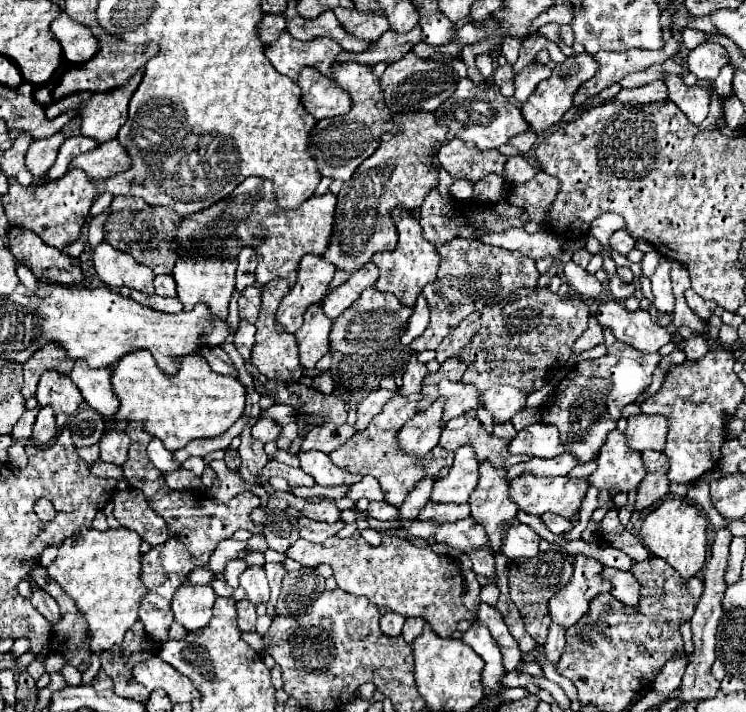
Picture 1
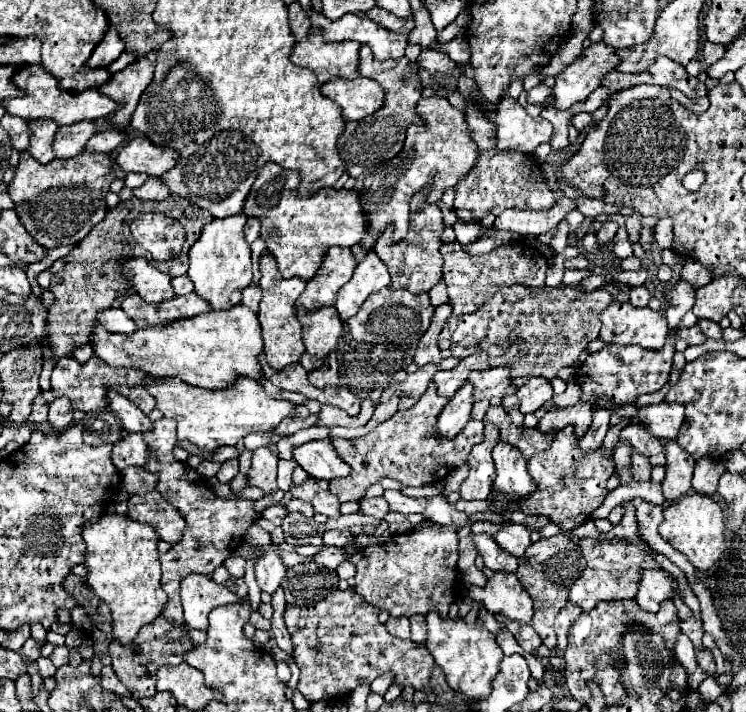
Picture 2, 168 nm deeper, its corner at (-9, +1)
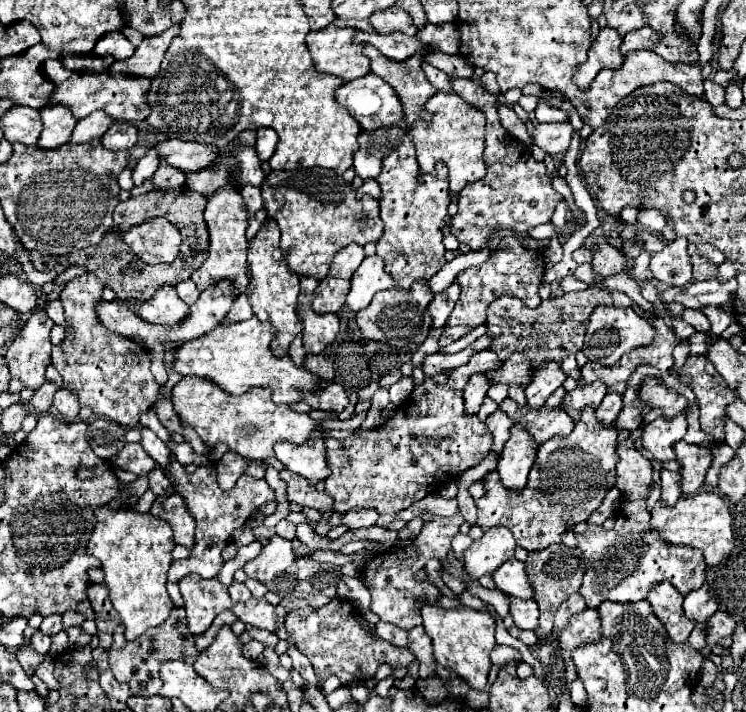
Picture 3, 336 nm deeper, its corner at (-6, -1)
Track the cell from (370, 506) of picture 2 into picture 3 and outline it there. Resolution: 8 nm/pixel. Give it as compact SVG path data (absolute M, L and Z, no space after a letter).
M357 508L357 510L351 510L351 512L343 514L341 524L347 526L349 530L357 530L357 528L373 526L377 522L377 518L379 518L379 514L371 508Z

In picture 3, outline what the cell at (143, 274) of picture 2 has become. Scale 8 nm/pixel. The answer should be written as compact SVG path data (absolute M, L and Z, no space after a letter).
M163 286L151 300L143 302L139 316L161 326L177 326L179 322L183 322L183 318L187 318L187 310L189 306L177 296L175 288Z

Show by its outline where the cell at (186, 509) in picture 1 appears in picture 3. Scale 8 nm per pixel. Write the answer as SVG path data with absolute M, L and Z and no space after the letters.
M173 460L169 464L169 468L167 468L165 474L171 480L171 484L175 486L175 492L185 498L185 504L187 504L189 512L199 522L199 542L191 548L191 558L187 558L187 560L175 560L171 564L169 580L167 580L167 590L169 590L169 596L171 596L173 604L175 606L183 606L183 598L179 596L177 582L183 576L191 574L191 572L197 572L203 578L217 576L219 570L221 570L221 566L223 566L221 552L229 544L227 540L229 540L231 532L235 528L241 528L257 512L257 508L261 504L274 501L275 496L273 496L273 490L267 486L265 480L257 480L257 478L251 478L247 474L235 484L235 488L221 490L219 484L217 484L217 470L209 468L209 466L199 466L193 474L189 474L179 462Z

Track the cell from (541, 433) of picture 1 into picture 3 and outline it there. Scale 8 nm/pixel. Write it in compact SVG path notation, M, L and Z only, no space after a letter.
M591 382L591 384L579 386L571 392L567 392L561 408L577 408L577 410L583 410L585 406L597 408L601 404L601 400L605 398L605 394L607 394L605 382Z

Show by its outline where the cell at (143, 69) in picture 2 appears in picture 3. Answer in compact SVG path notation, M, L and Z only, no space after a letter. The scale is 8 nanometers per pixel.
M171 26L167 28L163 34L151 36L151 38L143 38L143 42L135 48L135 54L129 60L123 62L115 62L111 66L111 72L125 72L125 74L133 74L133 76L145 76L145 78L153 78L159 72L161 60L171 44L171 40L179 34L179 26Z

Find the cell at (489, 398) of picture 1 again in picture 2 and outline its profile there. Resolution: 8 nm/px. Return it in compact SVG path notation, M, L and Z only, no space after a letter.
M542 376L514 378L514 386L516 386L516 396L520 400L520 412L522 414L536 412L554 394L550 382Z

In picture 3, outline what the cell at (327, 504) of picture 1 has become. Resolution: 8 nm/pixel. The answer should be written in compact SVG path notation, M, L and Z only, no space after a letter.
M281 470L279 476L283 476L283 480L287 482L287 498L289 498L289 502L309 506L309 508L317 508L323 514L333 508L333 498L329 494L325 494L325 492L317 492L317 488L311 486L303 476L291 474L287 470Z

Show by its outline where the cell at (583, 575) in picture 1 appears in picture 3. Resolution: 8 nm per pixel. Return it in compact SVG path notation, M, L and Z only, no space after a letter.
M623 440L617 448L617 482L615 488L623 494L621 506L615 512L615 526L605 530L603 526L589 526L585 532L577 534L577 548L583 552L587 570L579 594L583 594L587 608L597 608L603 600L611 602L637 602L647 598L651 586L669 580L681 594L689 594L705 584L703 554L691 550L689 546L671 546L663 542L655 530L651 530L651 512L647 510L647 494L651 484L653 466L643 458L633 440Z

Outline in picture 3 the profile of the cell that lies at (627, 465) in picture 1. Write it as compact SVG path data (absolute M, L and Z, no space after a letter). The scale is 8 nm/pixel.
M677 414L675 418L657 418L643 428L643 448L649 450L657 460L675 460L673 444L681 440L687 432L685 414Z

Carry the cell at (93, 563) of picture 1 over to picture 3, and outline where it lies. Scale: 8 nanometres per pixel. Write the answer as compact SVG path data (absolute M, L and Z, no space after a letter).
M99 506L95 510L95 518L97 518L97 526L93 530L93 536L89 540L87 552L95 558L101 560L101 570L105 572L105 586L109 588L111 594L111 602L113 608L121 614L121 620L125 624L125 638L127 640L135 640L137 636L141 636L147 628L159 626L161 622L165 622L165 618L171 614L171 610L175 608L169 594L167 594L167 570L173 562L173 530L171 526L151 514L141 514L141 512L133 512L129 508L109 508L109 506Z

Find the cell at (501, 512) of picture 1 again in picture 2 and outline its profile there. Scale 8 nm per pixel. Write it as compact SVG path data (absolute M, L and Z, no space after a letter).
M498 442L492 450L492 460L496 464L496 480L492 484L494 492L512 494L516 498L524 498L534 492L536 484L526 470L526 460L516 448Z

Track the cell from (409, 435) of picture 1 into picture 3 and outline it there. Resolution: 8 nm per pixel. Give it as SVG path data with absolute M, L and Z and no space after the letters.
M475 374L471 376L471 380L467 382L465 390L463 390L463 398L465 398L465 412L467 414L477 414L483 398L487 396L489 390L489 382L487 382L487 374Z

